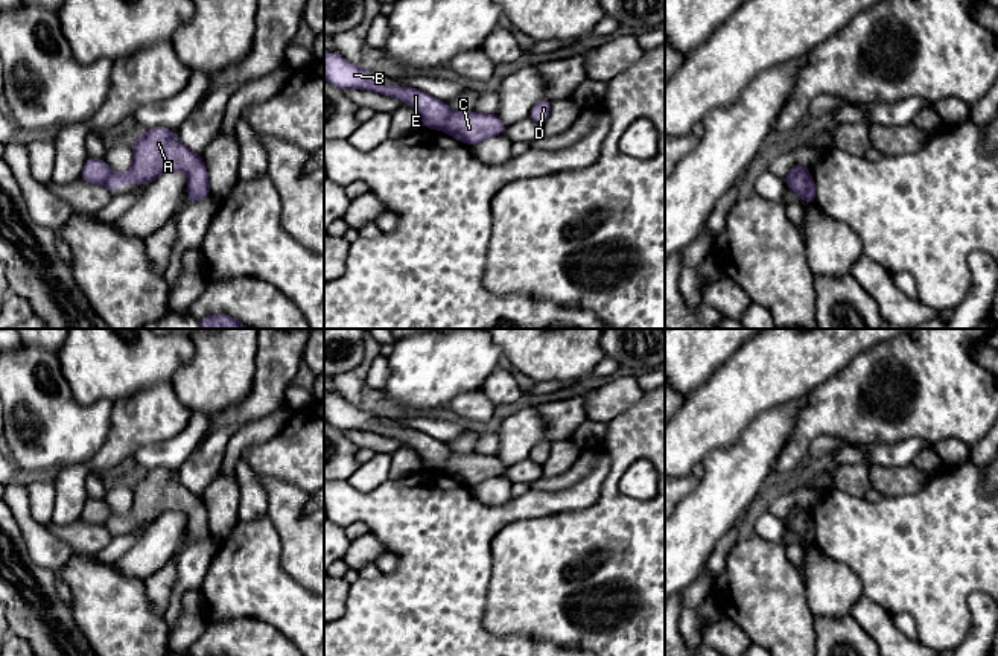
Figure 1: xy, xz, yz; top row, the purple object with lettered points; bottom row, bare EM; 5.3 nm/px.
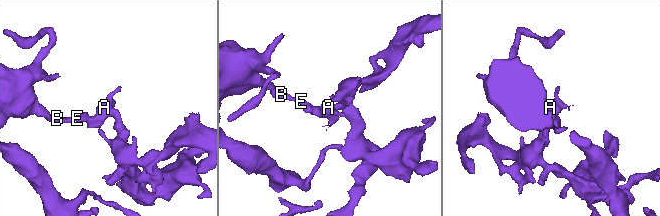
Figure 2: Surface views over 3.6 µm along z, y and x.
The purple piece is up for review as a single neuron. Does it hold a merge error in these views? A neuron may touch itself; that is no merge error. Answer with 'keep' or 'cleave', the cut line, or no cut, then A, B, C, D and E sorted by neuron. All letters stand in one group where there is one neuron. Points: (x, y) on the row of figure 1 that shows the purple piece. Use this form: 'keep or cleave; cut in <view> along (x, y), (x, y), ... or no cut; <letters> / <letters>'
cleave; cut in yz along (807, 169), (796, 174), (787, 183); A C D / B E

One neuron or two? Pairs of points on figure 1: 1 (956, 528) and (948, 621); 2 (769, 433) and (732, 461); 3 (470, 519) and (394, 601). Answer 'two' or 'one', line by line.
1: one
2: one
3: one

